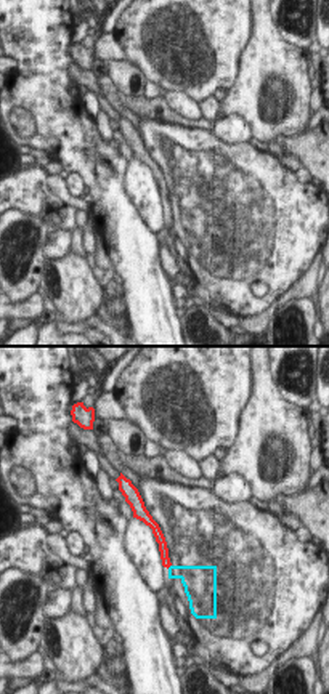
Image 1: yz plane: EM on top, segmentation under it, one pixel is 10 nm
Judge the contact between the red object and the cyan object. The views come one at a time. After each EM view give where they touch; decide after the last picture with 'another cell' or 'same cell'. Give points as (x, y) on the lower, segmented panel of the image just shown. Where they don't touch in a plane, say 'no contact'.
(169, 566)

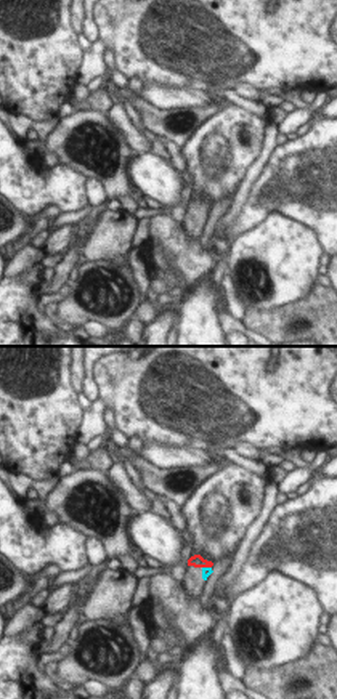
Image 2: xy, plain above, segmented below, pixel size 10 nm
(207, 566)

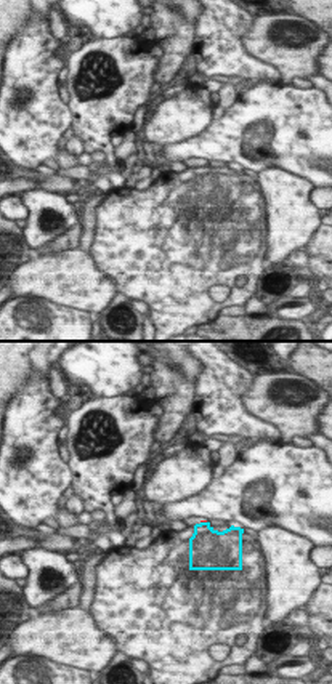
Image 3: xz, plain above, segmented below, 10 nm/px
(204, 521)

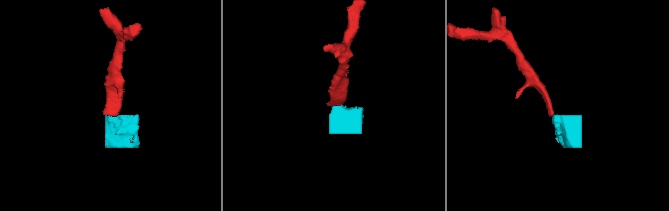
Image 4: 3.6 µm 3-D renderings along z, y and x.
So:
another cell

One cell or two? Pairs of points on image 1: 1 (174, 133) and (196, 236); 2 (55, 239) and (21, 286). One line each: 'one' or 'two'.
1: one
2: two

